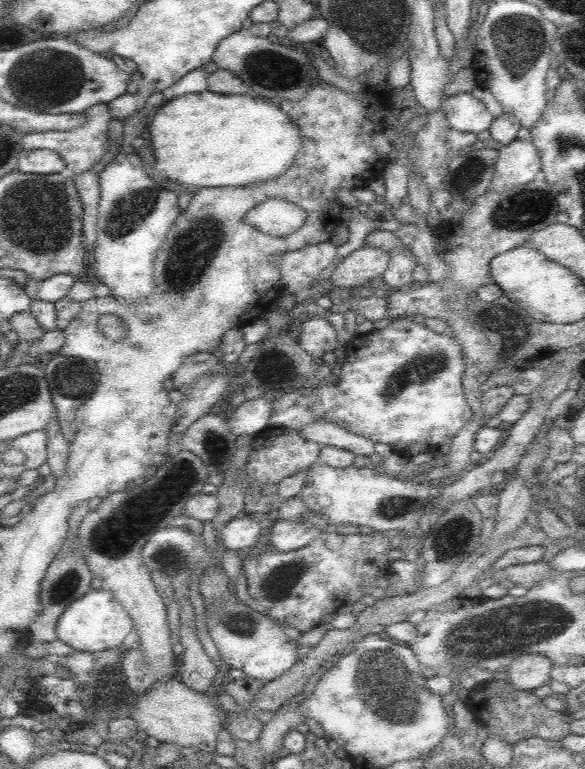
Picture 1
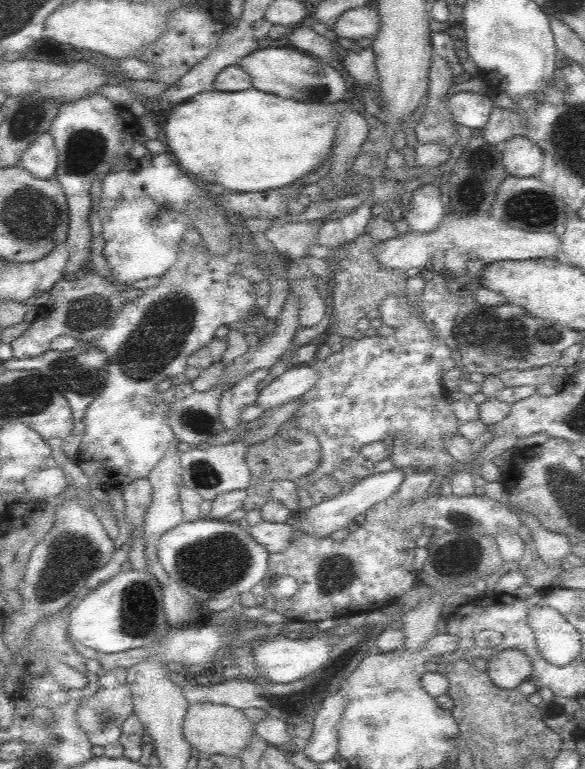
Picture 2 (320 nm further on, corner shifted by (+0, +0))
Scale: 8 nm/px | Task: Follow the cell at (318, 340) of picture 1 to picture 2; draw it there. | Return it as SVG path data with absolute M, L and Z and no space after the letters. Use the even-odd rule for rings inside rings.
M304 278L298 281L298 285L292 289L300 299L299 326L300 328L314 327L326 317L326 304L323 304L322 298L316 289L315 278Z

